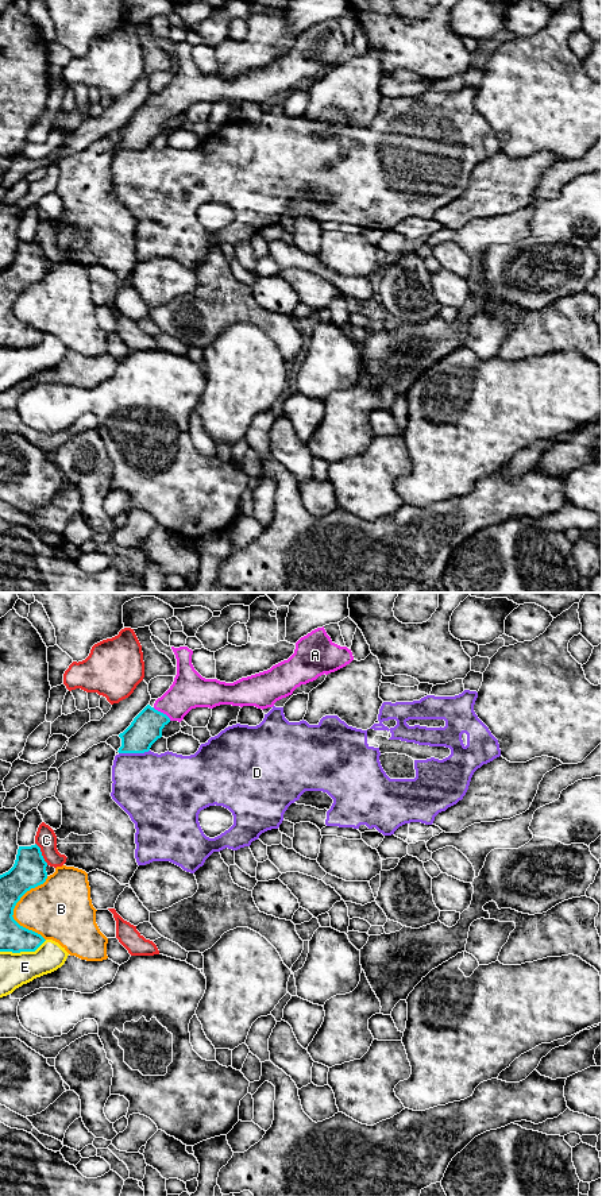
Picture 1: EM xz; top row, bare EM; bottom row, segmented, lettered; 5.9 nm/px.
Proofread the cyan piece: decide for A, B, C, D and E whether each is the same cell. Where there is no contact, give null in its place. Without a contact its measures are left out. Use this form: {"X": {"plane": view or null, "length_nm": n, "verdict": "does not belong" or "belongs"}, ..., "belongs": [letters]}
{"A": {"plane": "xz", "length_nm": 130, "verdict": "belongs"}, "B": {"plane": "xz", "length_nm": 380, "verdict": "does not belong"}, "C": {"plane": "xz", "length_nm": 150, "verdict": "does not belong"}, "D": {"plane": "xz", "length_nm": 190, "verdict": "does not belong"}, "E": {"plane": "xz", "length_nm": 280, "verdict": "does not belong"}, "belongs": ["A"]}

